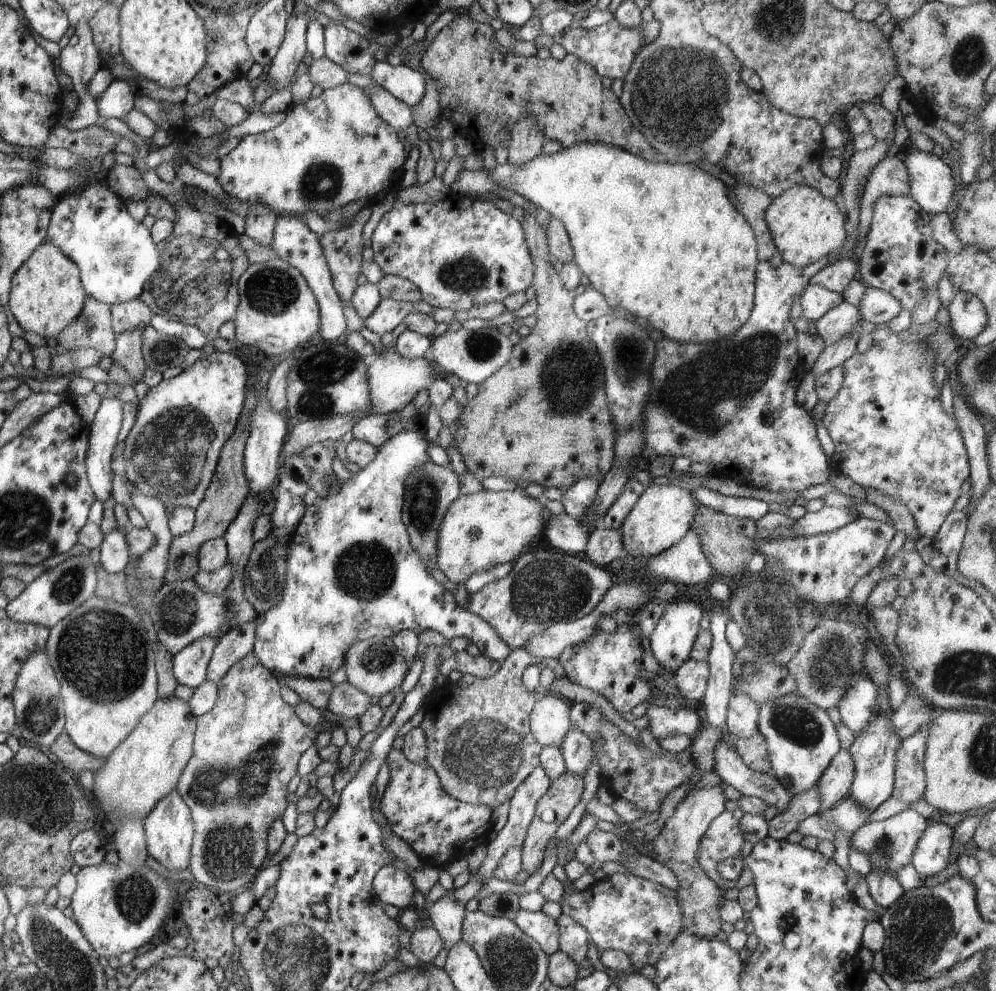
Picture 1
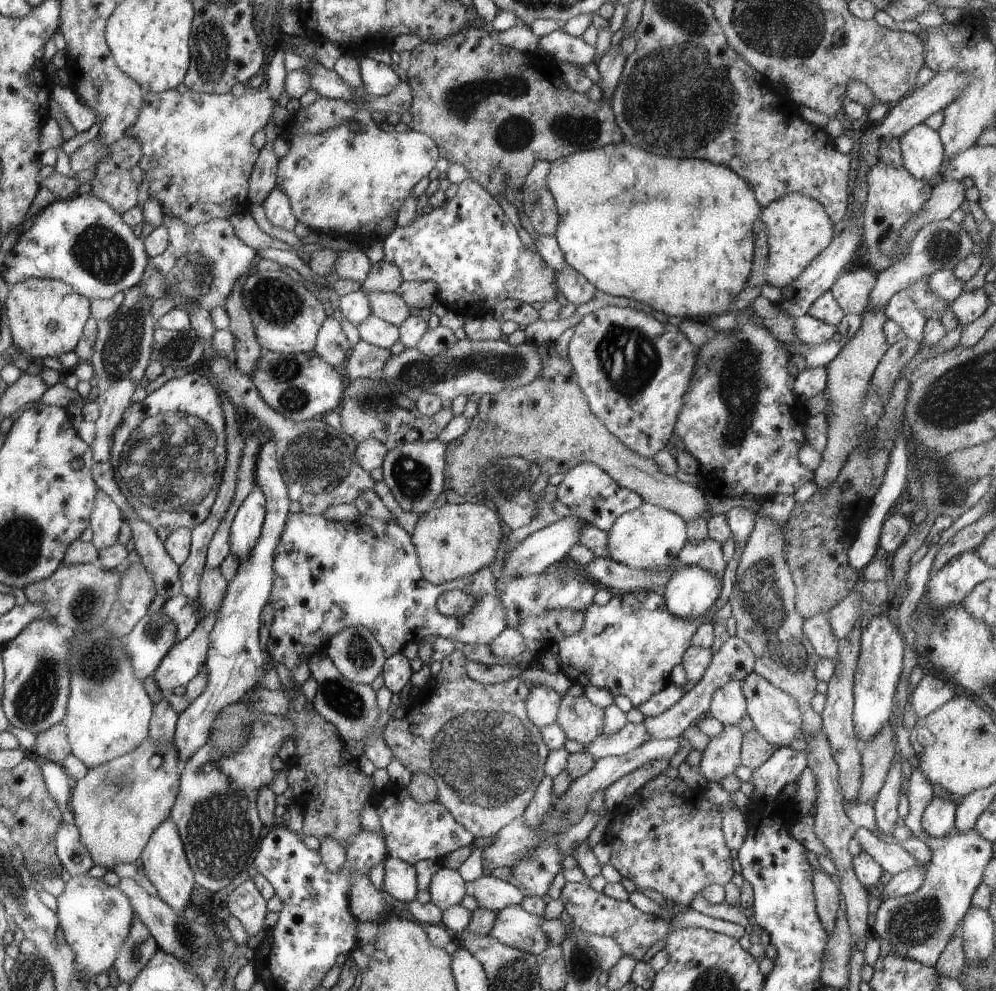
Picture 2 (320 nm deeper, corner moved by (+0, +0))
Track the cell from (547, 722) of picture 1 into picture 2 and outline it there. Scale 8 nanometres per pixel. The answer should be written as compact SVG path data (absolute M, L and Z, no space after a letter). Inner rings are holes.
M530 686L526 711L530 722L539 729L557 723L557 714L563 698L548 686Z

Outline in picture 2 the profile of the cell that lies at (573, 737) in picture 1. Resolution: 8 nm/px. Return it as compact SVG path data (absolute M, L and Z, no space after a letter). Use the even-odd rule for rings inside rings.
M565 695L561 699L557 724L568 740L588 746L603 732L604 709L594 706L586 696Z

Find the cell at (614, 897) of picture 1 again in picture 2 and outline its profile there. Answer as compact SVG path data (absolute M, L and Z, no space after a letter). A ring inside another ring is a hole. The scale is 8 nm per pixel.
M566 882L559 900L564 904L566 912L580 930L588 935L596 934L613 939L620 946L624 955L632 956L636 961L642 960L652 944L658 944L658 940L666 939L670 933L670 921L646 914L629 901L609 898L602 892L596 892L584 882Z

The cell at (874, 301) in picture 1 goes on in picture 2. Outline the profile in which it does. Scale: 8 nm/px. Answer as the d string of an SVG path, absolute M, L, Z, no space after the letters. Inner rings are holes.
M908 290L894 294L884 307L884 314L887 320L894 321L910 340L923 342L927 319L916 306L916 302L910 298Z

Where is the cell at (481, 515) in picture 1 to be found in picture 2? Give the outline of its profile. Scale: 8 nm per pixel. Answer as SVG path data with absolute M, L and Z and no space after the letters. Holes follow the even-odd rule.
M445 503L422 515L412 532L412 542L418 554L422 577L434 585L474 575L489 567L497 558L499 544L504 538L498 512L488 504Z

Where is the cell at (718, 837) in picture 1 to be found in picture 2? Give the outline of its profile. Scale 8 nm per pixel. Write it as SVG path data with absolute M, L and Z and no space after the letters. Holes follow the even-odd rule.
M665 773L652 778L645 786L626 798L622 804L611 811L610 828L608 828L604 843L610 845L612 857L610 863L621 877L628 878L638 890L654 890L662 897L672 900L676 905L693 905L694 898L706 886L718 884L725 886L732 881L736 872L732 868L730 848L722 833L724 813L711 800L708 800L702 789L687 787L679 778L669 778Z

